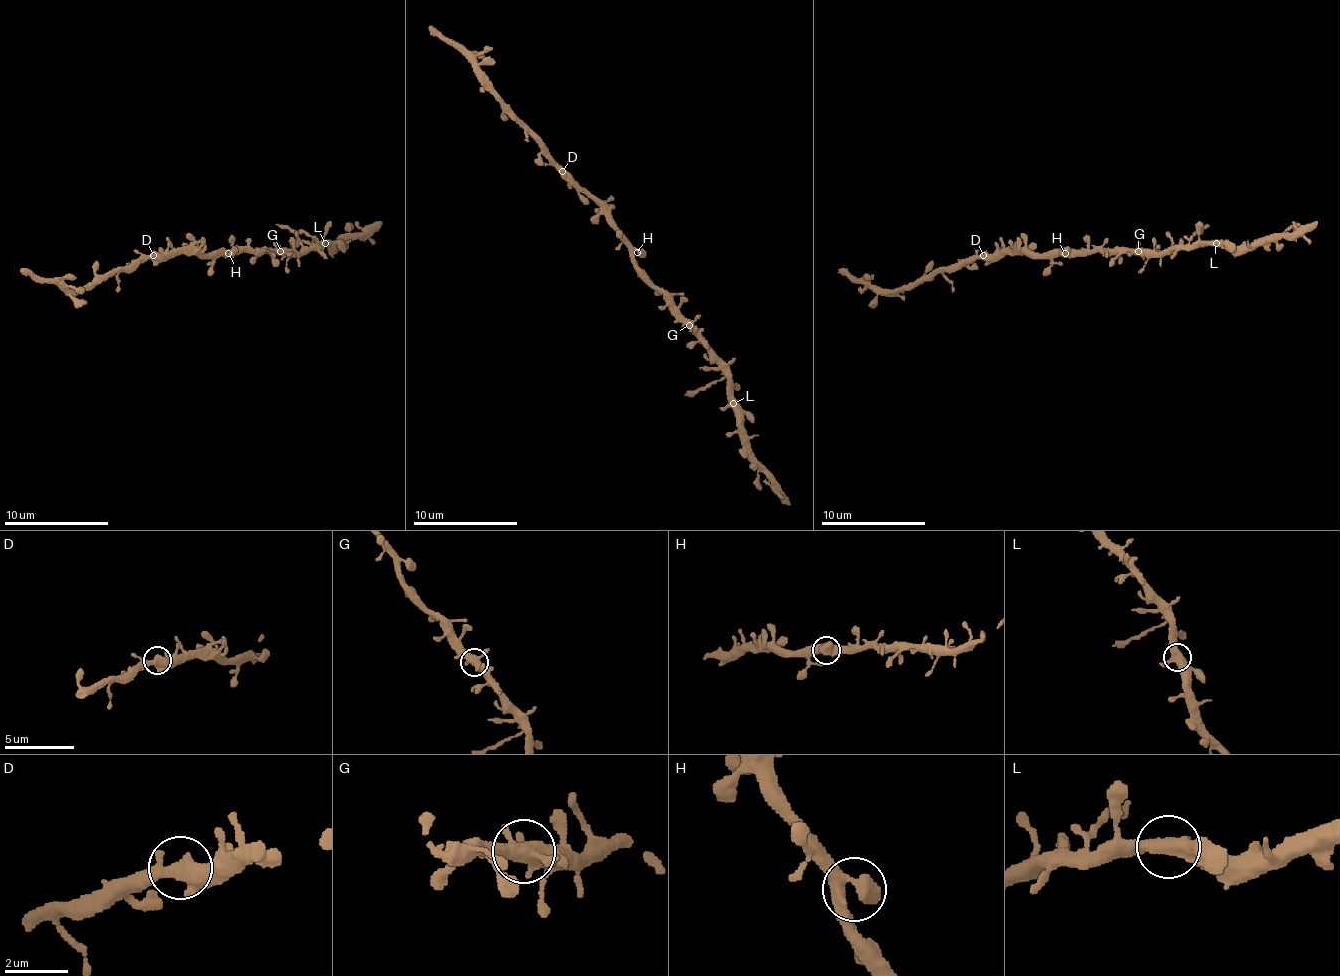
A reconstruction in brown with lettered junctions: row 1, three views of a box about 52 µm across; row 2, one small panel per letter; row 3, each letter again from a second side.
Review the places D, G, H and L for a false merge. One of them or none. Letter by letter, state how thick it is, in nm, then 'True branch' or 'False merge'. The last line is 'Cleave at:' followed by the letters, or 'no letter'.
D: Thickness 550 nm. True branch
G: Thickness 440 nm. True branch
H: Thickness 480 nm. True branch
L: Thickness 420 nm. True branch
Cleave at: no letter

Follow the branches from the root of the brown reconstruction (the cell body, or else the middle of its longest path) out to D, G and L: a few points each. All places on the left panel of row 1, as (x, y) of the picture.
D: (226, 251), (153, 256)
G: (226, 251), (280, 251)
L: (226, 251), (306, 251), (325, 243)

